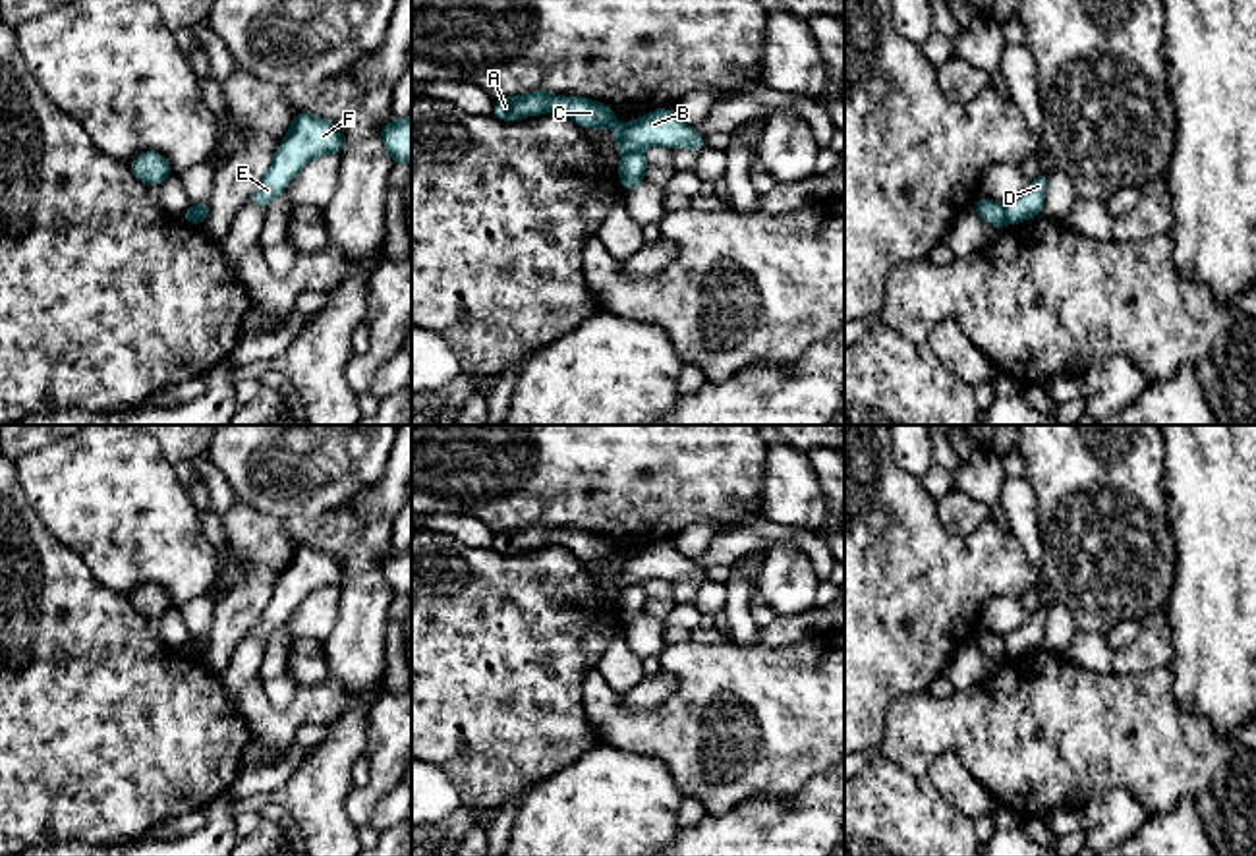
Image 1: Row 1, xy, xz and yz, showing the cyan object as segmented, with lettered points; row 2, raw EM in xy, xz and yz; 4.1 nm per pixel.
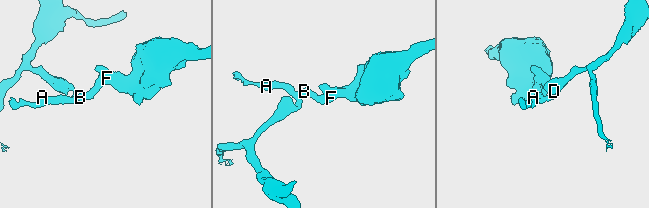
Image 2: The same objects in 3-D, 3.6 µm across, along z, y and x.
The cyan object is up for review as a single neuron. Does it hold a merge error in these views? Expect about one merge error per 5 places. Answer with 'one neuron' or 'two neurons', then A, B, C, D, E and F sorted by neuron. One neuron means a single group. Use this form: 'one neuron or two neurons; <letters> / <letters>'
two neurons; A B C E F / D

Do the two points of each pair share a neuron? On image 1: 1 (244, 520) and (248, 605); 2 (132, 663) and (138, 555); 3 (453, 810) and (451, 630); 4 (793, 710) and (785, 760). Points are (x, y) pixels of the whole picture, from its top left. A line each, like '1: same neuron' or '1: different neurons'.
1: same neuron
2: different neurons
3: different neurons
4: same neuron

